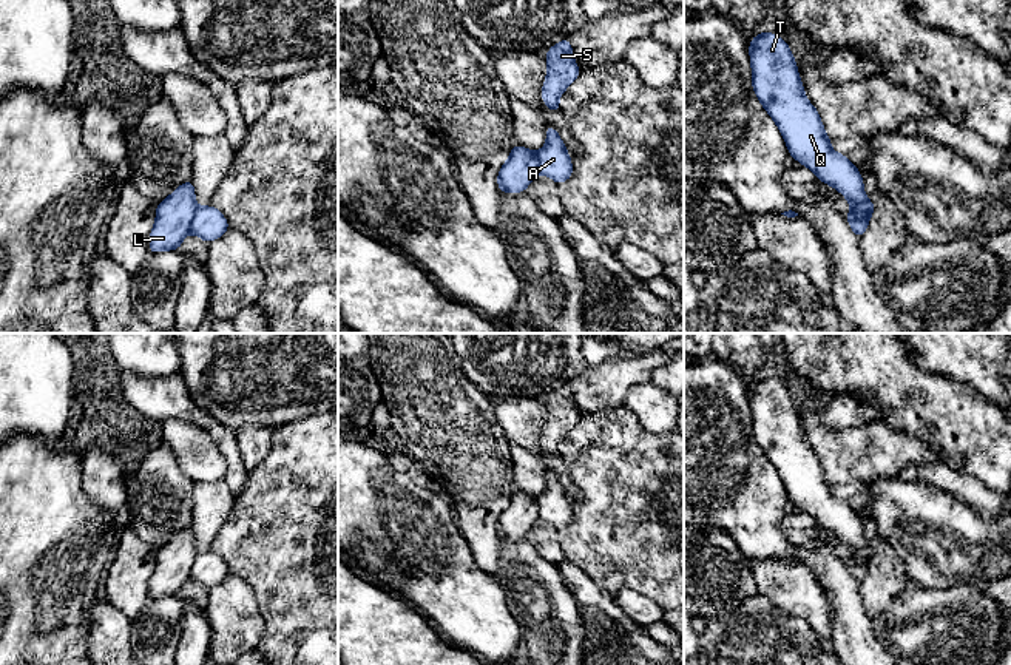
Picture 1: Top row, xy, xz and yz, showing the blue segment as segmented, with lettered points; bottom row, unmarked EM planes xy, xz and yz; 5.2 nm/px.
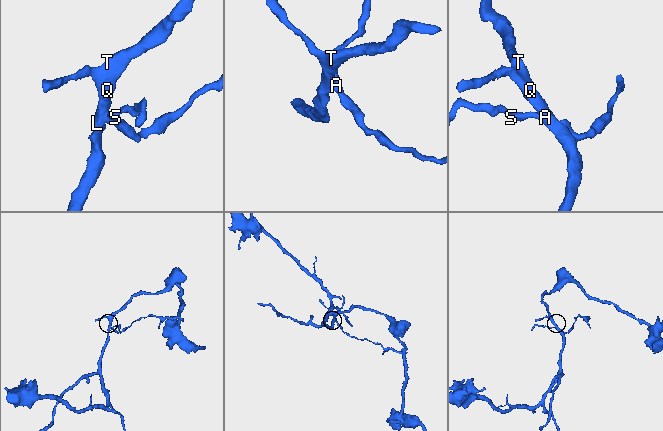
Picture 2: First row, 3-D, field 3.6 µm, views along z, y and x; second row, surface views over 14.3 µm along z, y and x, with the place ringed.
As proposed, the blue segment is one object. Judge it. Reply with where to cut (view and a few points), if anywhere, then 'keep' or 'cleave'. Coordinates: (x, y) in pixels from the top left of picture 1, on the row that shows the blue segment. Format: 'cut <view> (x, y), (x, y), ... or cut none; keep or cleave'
cut xy (198, 209), (189, 230); cleave

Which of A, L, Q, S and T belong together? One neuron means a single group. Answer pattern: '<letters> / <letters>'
A S / L Q T

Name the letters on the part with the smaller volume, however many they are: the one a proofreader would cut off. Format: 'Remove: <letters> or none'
Remove: A, S

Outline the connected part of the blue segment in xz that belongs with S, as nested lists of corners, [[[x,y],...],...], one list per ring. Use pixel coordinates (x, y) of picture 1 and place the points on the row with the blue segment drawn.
[[[568,37],[548,49],[545,62],[548,73],[542,88],[542,100],[549,111],[556,113],[560,110],[560,96],[580,73]]]

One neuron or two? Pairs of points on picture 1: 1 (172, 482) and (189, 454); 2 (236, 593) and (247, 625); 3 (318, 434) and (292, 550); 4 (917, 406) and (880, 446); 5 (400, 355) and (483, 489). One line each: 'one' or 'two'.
1: two
2: one
3: one
4: two
5: one

